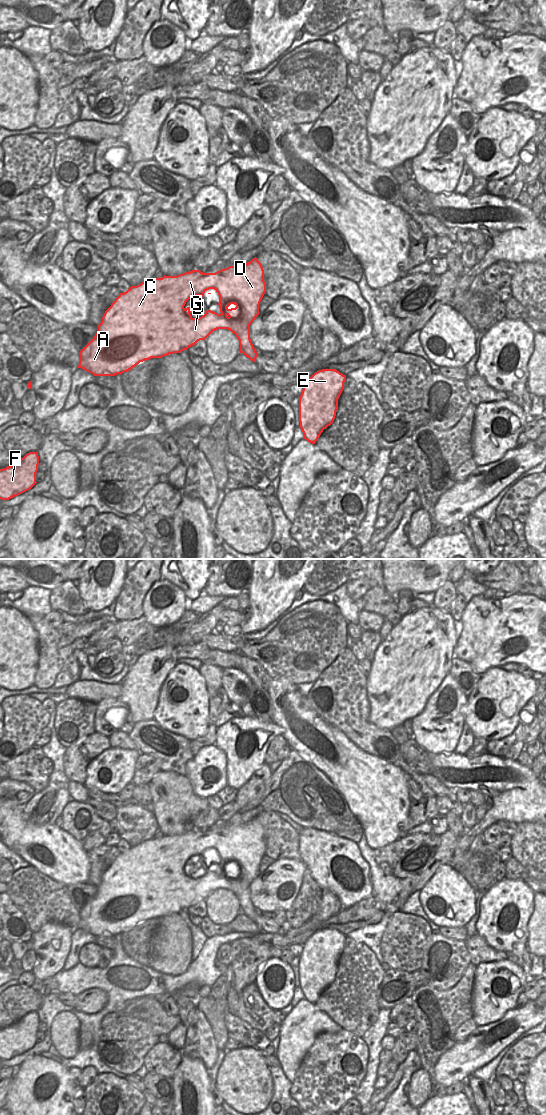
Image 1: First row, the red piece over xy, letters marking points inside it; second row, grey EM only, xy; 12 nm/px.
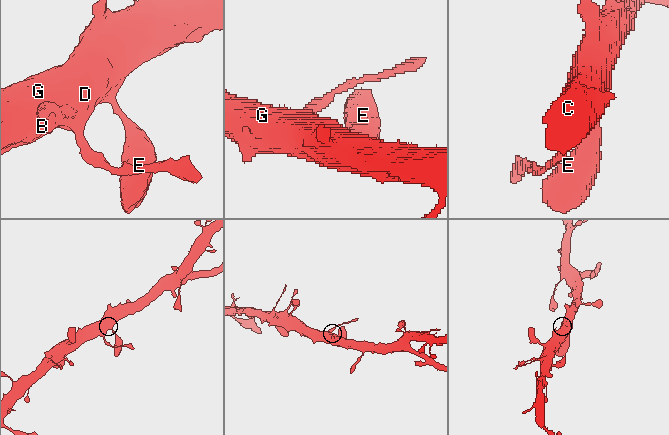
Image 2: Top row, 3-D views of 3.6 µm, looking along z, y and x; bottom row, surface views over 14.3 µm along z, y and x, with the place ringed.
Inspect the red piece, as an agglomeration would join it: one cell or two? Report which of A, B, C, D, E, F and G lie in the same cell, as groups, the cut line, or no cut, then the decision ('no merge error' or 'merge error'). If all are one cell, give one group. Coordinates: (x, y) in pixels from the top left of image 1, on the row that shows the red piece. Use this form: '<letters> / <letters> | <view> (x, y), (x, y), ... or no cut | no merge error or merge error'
A B C D E F G | no cut | no merge error

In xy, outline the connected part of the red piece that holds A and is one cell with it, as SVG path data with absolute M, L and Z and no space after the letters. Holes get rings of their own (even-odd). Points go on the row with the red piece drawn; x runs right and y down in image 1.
M255 257L244 265L229 266L215 273L203 273L200 270L192 270L177 276L163 276L143 281L137 286L131 286L126 292L120 293L111 306L105 311L98 331L93 339L79 352L80 361L78 368L93 374L94 376L115 376L131 370L140 362L151 358L162 358L169 354L186 351L200 340L205 340L217 329L228 329L239 340L240 353L243 353L251 361L256 363L258 356L250 339L250 325L258 317L259 305L266 292L264 270L261 263ZM214 289L219 295L220 314L207 310L199 318L191 316L190 307L184 308L186 302L192 296L204 298L204 293Z

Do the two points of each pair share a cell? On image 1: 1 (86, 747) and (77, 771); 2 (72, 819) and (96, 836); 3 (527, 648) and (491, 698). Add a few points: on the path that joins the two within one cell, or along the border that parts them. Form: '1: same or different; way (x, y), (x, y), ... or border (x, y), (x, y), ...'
1: same; way (82, 753), (77, 758), (77, 765)
2: same; way (77, 826), (79, 830), (89, 830)
3: different; border (500, 666), (489, 668), (480, 675)

